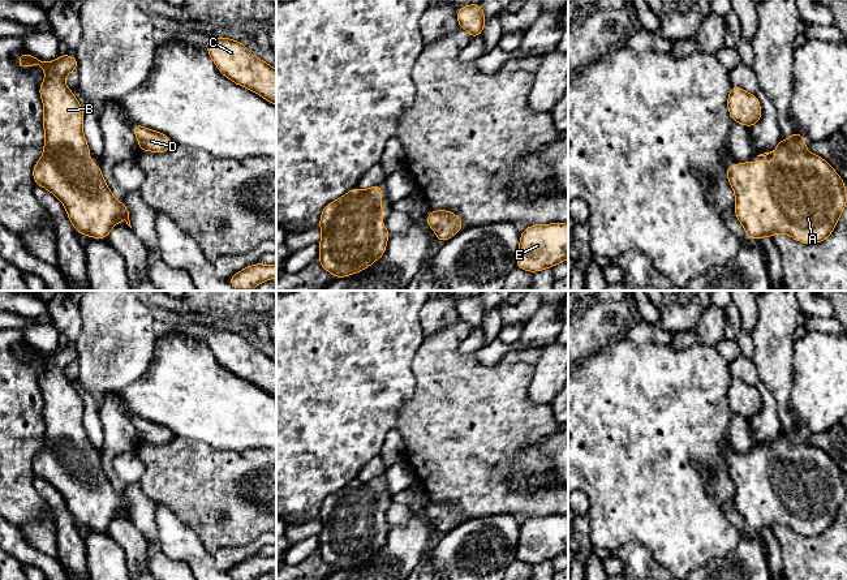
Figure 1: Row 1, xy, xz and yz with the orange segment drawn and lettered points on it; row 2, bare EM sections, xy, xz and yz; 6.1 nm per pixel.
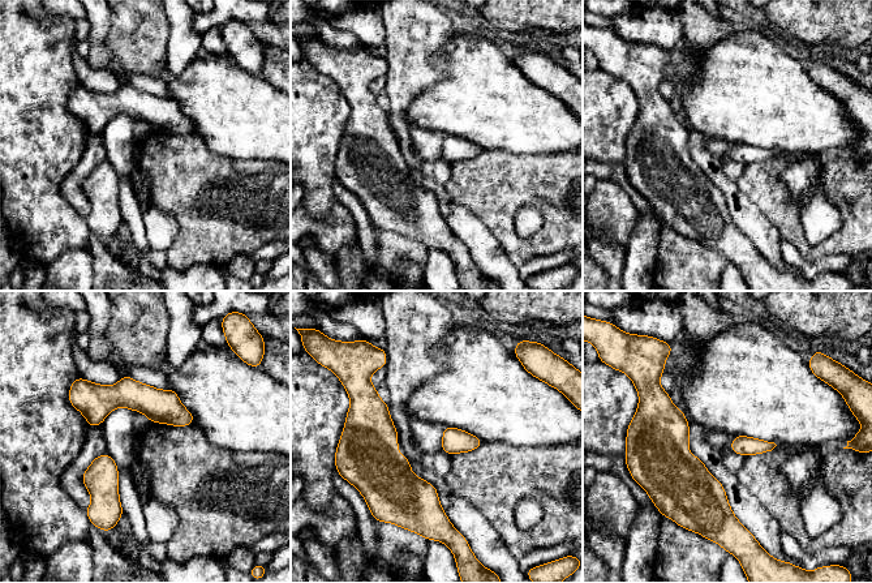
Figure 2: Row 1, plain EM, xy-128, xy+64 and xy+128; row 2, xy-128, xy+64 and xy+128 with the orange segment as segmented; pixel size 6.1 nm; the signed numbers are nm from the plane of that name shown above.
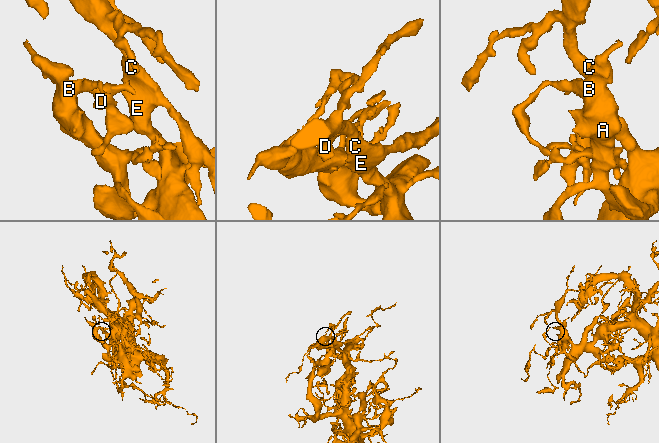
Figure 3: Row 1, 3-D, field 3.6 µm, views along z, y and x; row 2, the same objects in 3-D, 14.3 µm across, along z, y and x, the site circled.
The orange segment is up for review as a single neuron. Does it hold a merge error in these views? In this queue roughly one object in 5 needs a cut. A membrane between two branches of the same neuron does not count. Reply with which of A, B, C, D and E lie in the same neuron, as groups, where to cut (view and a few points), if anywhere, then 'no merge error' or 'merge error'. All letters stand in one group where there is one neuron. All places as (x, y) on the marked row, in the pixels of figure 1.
A B C D E; no cut; no merge error

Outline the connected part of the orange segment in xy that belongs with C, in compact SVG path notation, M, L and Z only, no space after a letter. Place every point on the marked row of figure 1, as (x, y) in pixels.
M212 36L206 51L224 77L276 106L276 70L254 56L245 44Z

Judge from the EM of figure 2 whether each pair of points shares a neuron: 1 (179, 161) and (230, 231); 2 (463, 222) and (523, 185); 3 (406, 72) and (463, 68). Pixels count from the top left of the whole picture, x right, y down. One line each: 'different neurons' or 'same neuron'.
1: same neuron
2: different neurons
3: different neurons

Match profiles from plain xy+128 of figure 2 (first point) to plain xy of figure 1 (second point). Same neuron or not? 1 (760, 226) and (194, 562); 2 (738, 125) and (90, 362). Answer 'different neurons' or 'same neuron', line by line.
1: same neuron
2: different neurons

